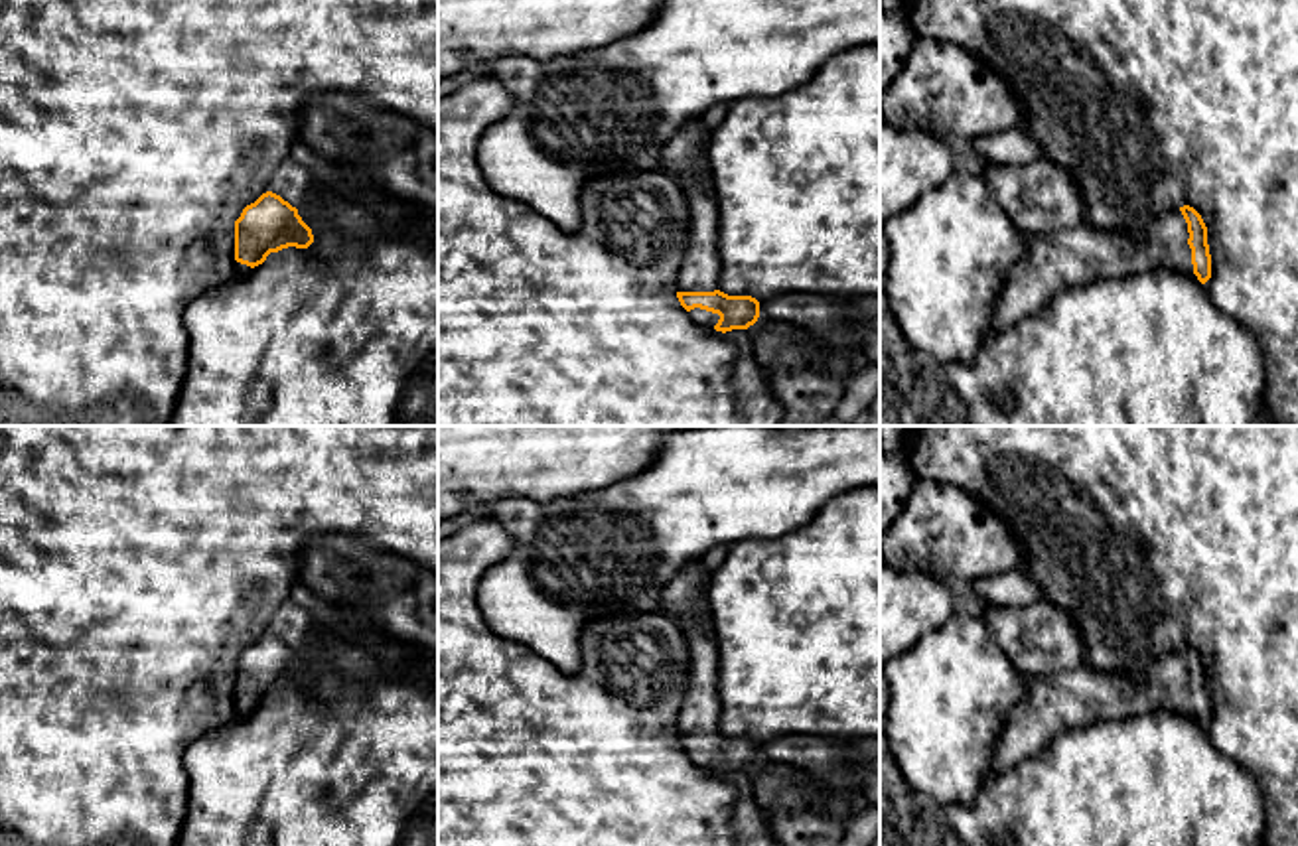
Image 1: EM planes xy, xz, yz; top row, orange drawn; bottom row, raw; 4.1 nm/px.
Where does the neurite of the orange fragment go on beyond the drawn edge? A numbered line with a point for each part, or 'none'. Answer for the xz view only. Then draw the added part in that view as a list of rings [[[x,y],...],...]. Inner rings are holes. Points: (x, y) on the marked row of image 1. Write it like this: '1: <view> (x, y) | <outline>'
1: xz (701, 269) | [[[708,160],[700,177],[673,174],[690,205],[688,250],[679,272],[679,292],[714,292],[720,280],[718,205],[714,201]]]
2: xz (699, 316) | [[[694,308],[688,312],[688,317],[698,323],[698,325],[704,325],[704,327],[710,327],[714,329],[714,325],[718,323],[720,316],[718,314],[712,314],[712,312],[706,312],[706,310],[700,310],[700,308]]]

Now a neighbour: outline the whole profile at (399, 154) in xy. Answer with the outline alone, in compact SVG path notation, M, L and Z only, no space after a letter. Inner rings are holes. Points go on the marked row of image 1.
M324 91L302 110L298 140L324 160L357 166L391 195L438 213L438 132L365 97Z

